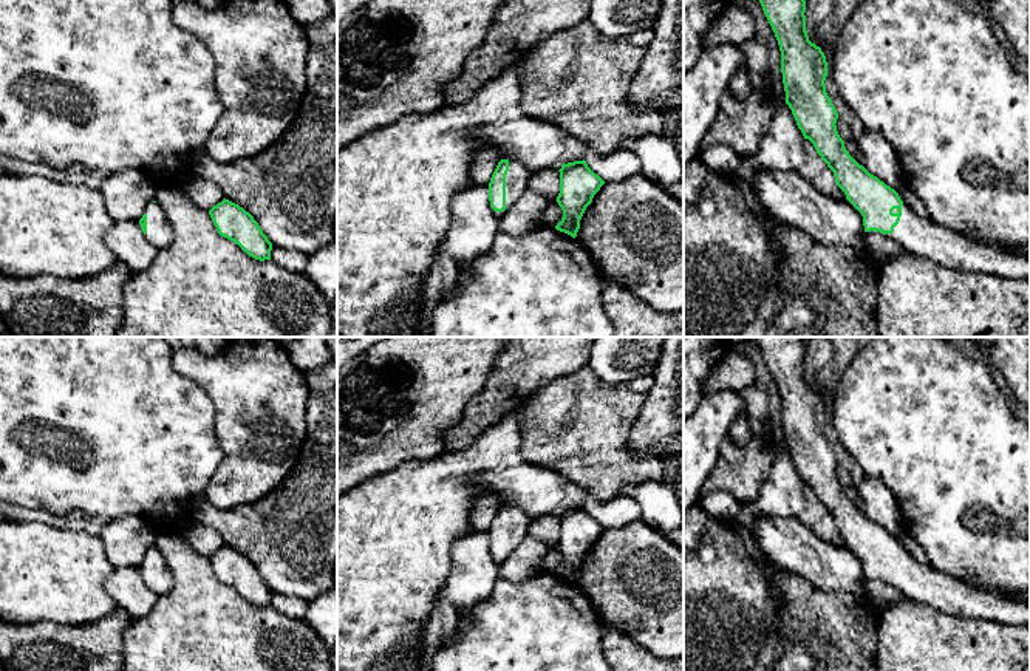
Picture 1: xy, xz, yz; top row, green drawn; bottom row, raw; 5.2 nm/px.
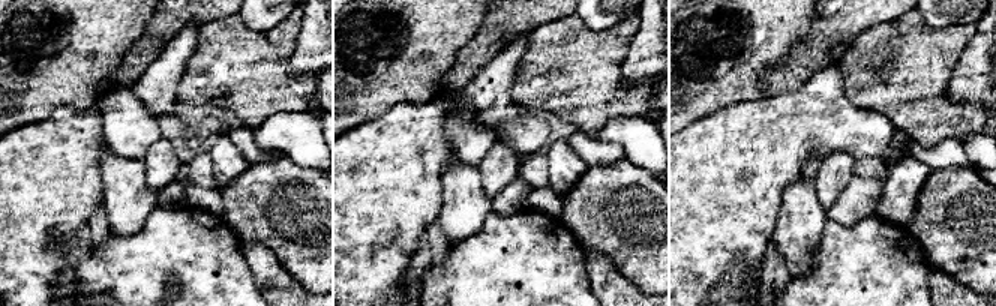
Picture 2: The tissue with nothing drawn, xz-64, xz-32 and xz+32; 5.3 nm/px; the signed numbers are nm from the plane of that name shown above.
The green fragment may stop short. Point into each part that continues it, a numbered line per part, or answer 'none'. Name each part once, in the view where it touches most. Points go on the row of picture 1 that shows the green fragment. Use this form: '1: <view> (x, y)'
1: xz (474, 226)

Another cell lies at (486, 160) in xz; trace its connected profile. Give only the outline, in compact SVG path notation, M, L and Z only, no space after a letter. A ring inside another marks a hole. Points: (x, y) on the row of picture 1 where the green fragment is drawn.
M479 148L475 153L475 159L472 162L472 181L479 186L489 187L490 178L500 162L500 155L495 148Z

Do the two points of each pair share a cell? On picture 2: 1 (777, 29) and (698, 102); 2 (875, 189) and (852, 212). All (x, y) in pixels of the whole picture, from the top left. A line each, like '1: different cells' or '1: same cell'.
1: same cell
2: same cell

